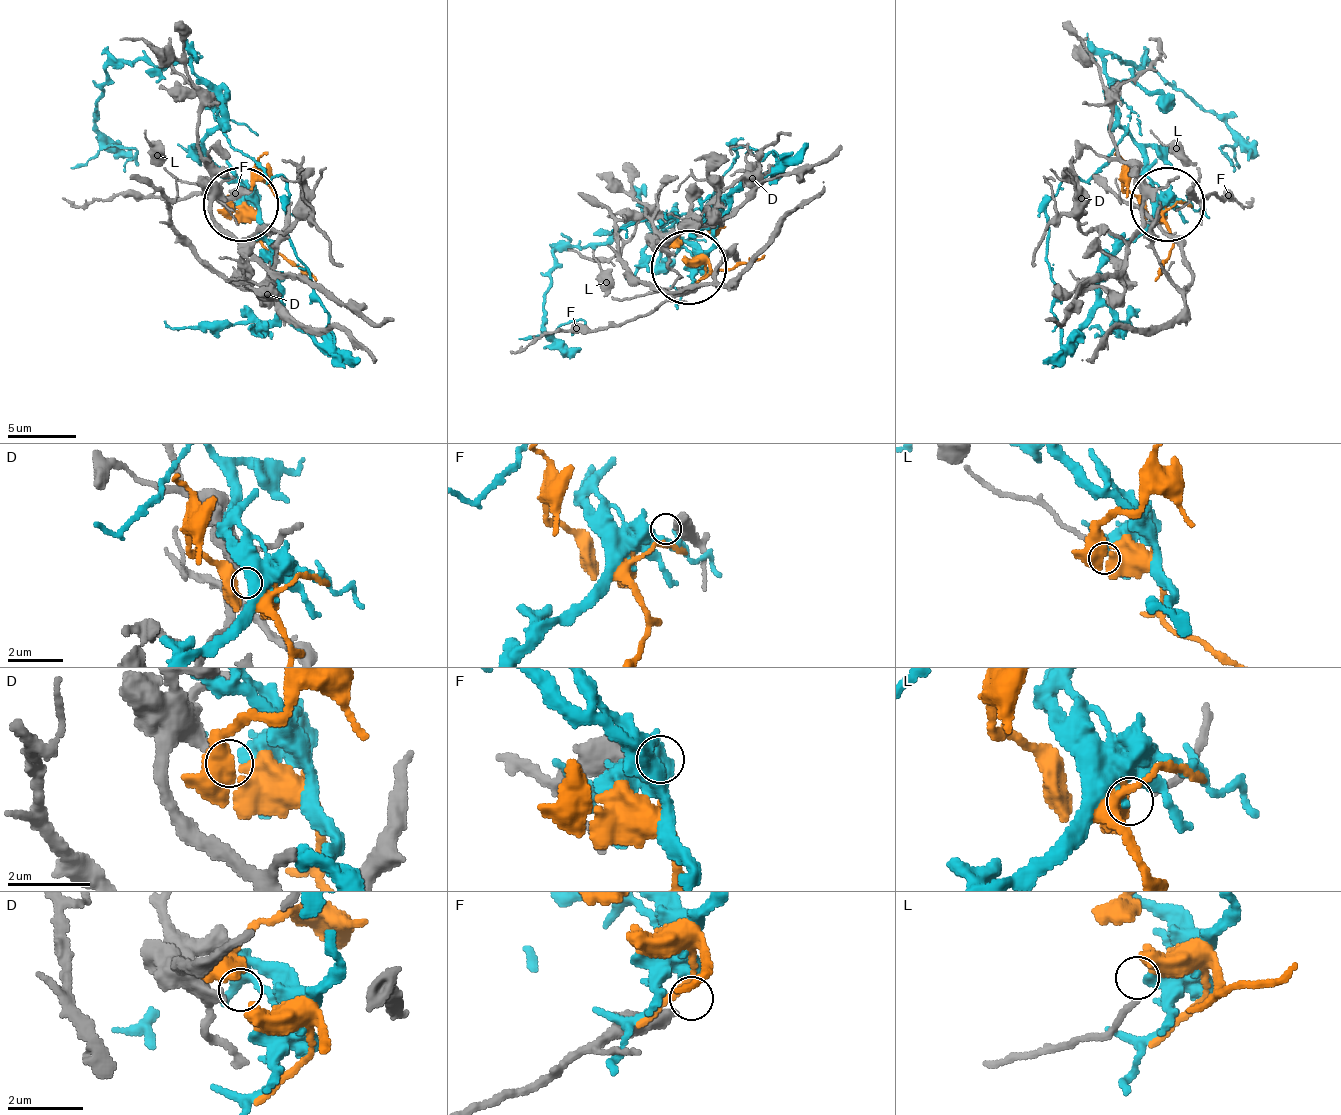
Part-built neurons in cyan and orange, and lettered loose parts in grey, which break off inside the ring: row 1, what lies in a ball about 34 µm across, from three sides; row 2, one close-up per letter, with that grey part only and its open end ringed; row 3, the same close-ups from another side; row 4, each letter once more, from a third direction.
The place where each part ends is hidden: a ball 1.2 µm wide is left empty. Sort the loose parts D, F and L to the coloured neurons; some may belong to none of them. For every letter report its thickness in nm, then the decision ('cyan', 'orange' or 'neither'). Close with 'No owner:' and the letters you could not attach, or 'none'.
D: 240 nm thick; orange
F: 320 nm thick; neither
L: 150 nm thick; neither
No owner: F, L

